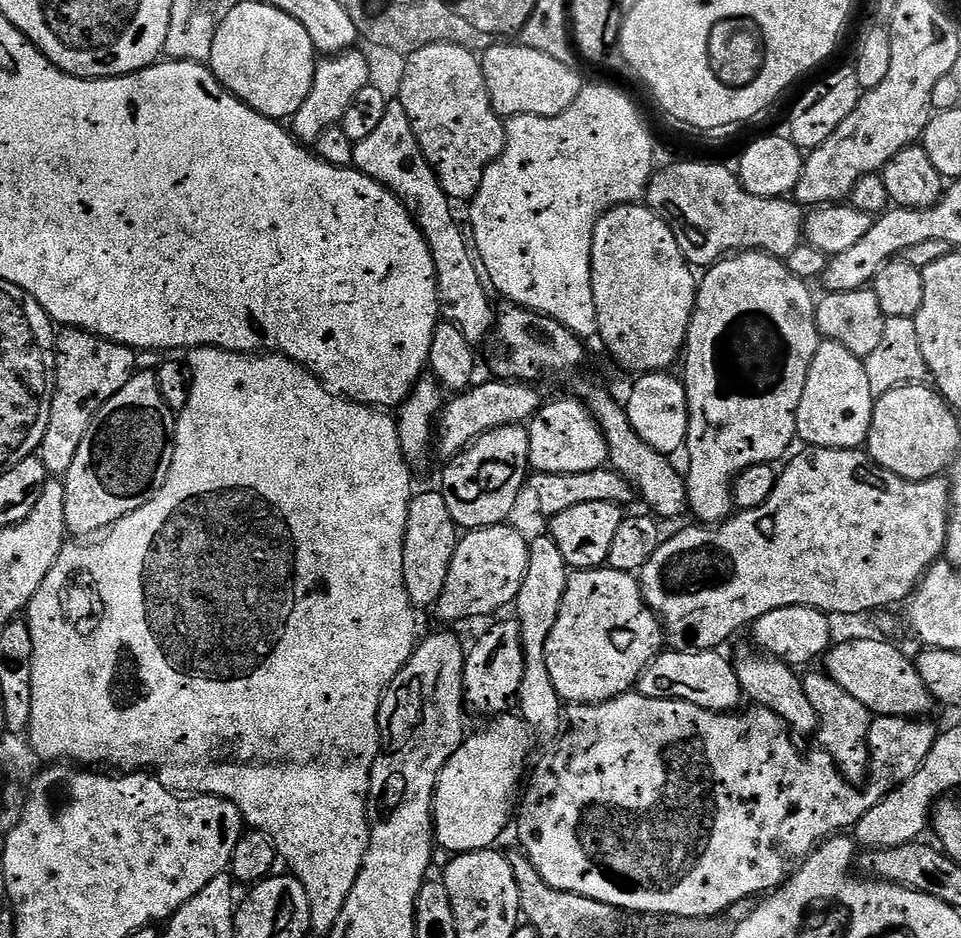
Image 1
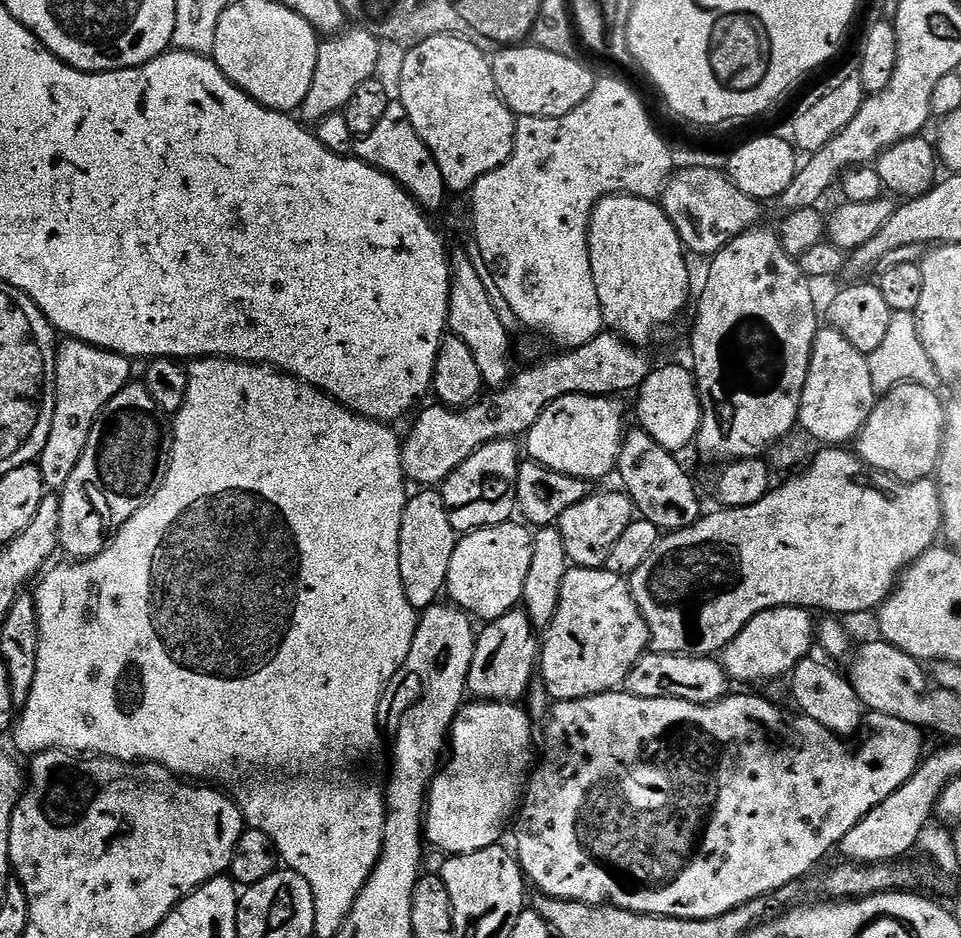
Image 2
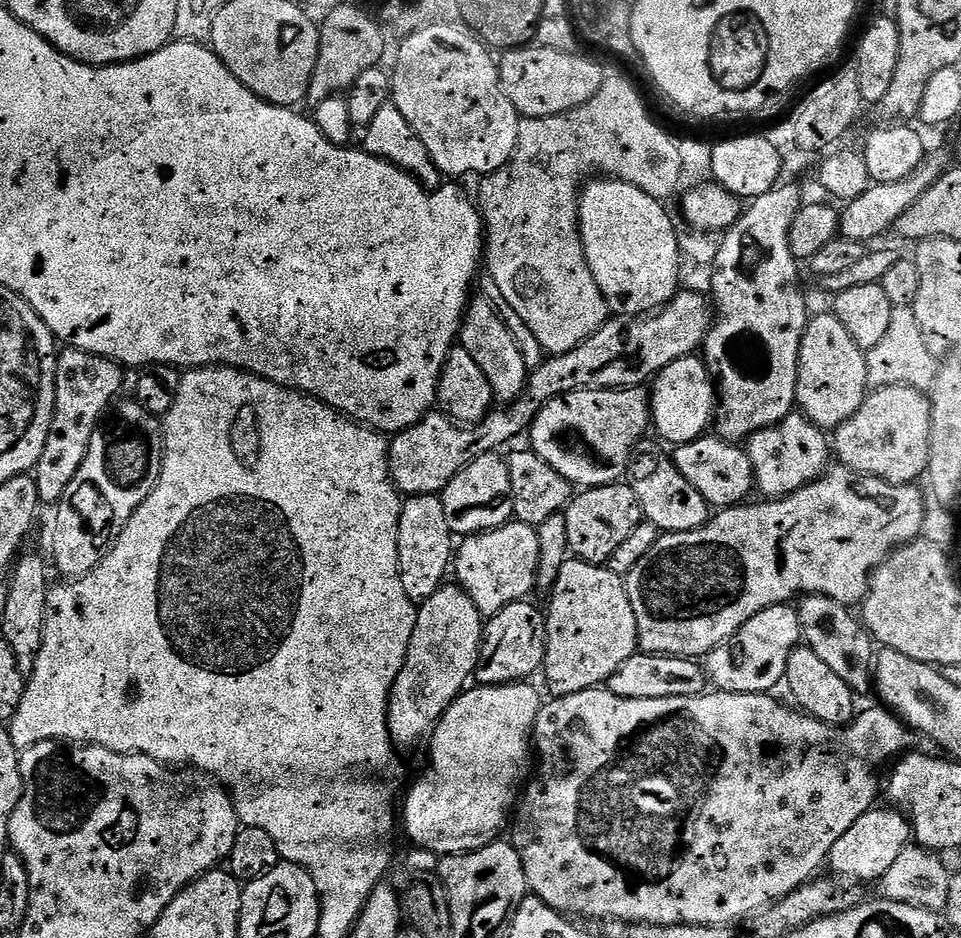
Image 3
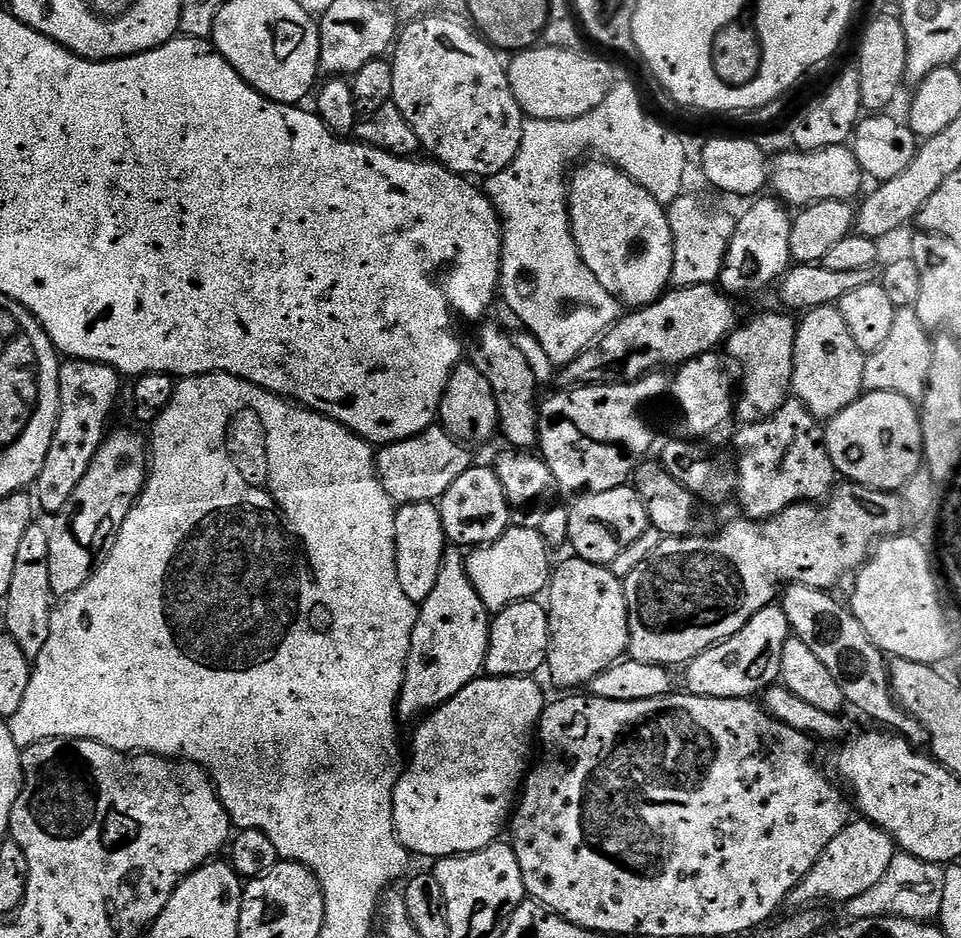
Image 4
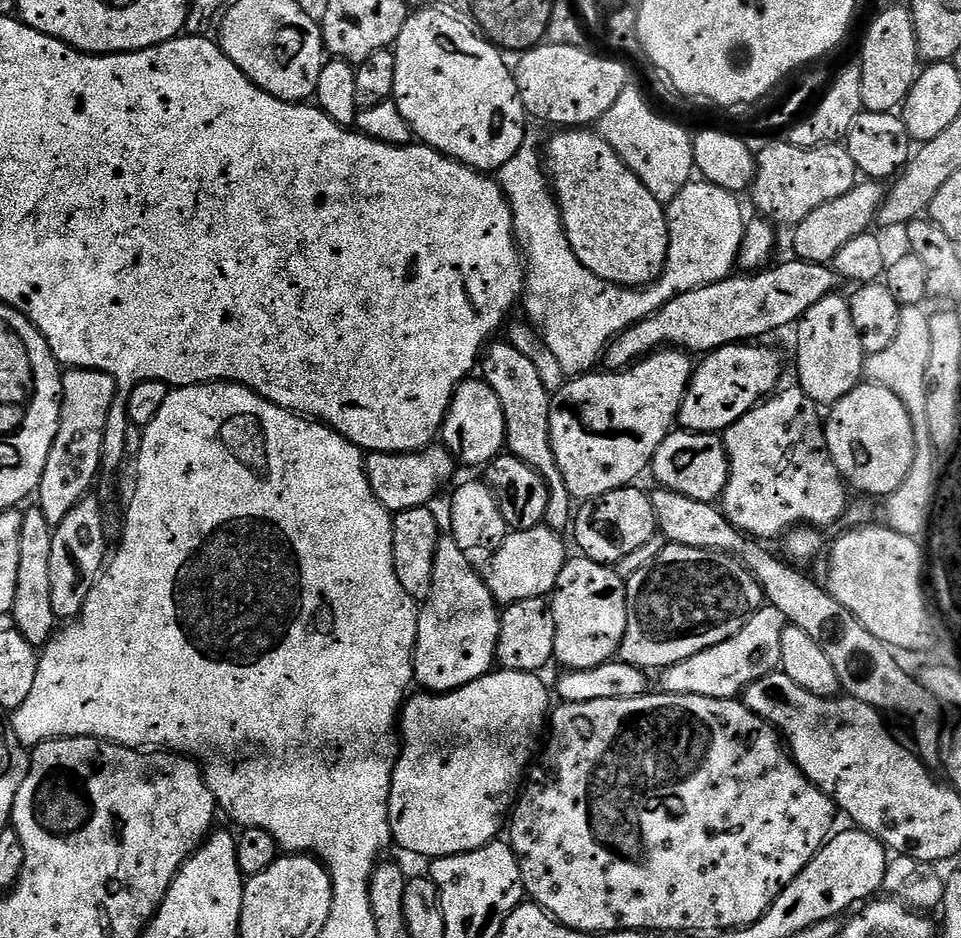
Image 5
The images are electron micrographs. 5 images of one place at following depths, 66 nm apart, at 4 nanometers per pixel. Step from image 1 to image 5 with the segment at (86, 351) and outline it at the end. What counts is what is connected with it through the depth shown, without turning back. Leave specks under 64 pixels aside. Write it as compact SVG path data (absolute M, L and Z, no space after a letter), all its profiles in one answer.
M68 368L61 375L62 394L60 395L60 421L54 446L50 446L50 458L46 458L46 470L38 489L38 506L46 514L46 522L53 526L60 524L78 502L93 491L101 475L103 434L110 406L118 391L118 385L110 374L89 368Z

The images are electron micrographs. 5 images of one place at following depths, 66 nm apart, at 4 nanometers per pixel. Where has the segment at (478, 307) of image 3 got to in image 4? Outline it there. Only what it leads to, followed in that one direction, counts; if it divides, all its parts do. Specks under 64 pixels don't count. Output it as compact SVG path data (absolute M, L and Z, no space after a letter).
M484 322L479 325L476 337L472 340L472 348L467 349L466 356L475 368L486 374L486 382L494 390L494 402L498 402L500 415L499 431L509 440L516 450L532 450L537 447L540 438L540 413L536 387L538 381L534 370L530 370L530 362L526 362L526 354L518 350L513 333L503 324Z

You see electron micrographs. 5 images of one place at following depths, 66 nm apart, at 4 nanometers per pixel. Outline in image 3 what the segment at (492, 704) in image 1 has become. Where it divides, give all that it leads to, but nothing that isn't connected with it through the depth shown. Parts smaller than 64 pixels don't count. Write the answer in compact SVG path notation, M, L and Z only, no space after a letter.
M519 600L498 614L487 617L484 625L484 642L480 646L480 657L476 663L474 680L480 686L497 684L518 684L527 681L544 667L546 654L546 616L543 611L532 605L528 600Z

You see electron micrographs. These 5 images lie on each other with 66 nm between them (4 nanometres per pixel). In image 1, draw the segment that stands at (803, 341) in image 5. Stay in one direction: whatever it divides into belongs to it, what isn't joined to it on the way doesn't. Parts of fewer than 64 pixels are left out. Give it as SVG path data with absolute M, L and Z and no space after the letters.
M821 339L818 354L814 354L814 362L810 362L810 374L806 374L802 402L798 402L797 437L813 449L863 449L868 442L876 401L863 359L850 354L846 346L838 346L838 342Z

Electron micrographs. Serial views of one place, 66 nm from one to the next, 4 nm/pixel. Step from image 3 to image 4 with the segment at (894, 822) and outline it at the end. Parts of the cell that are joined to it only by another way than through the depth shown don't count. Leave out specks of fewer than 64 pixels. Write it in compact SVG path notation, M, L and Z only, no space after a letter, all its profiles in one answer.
M863 818L853 819L842 830L842 834L838 834L838 838L826 846L806 878L791 891L787 905L792 908L811 907L819 902L828 902L824 900L842 904L860 896L880 882L897 852L892 837L887 836L876 824Z

